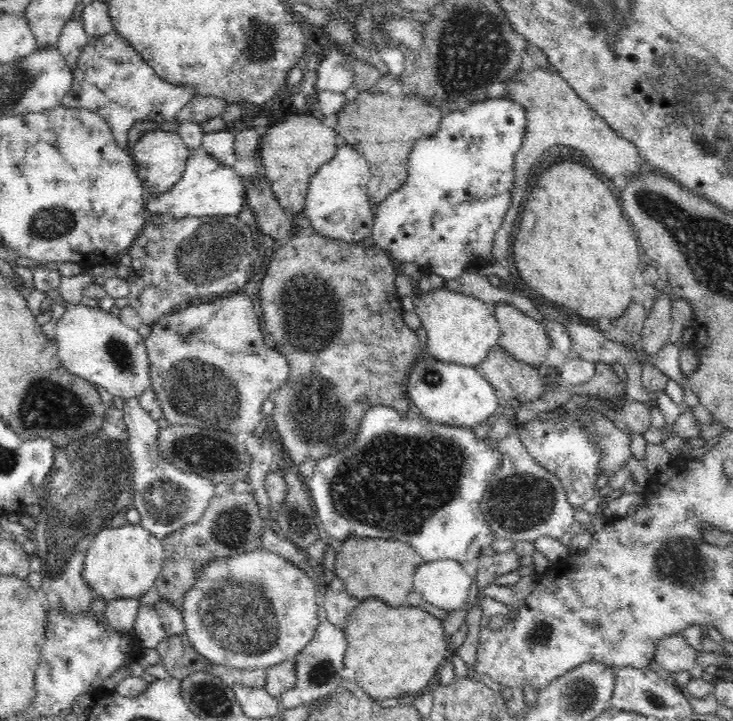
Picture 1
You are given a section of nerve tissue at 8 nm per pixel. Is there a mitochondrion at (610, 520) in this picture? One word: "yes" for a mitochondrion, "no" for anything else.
no

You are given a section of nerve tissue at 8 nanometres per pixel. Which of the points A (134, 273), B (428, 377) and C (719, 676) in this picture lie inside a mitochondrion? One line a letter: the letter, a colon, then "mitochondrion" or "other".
A: other
B: mitochondrion
C: other

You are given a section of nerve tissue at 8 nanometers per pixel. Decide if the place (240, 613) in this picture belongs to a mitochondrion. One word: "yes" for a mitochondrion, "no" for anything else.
yes

